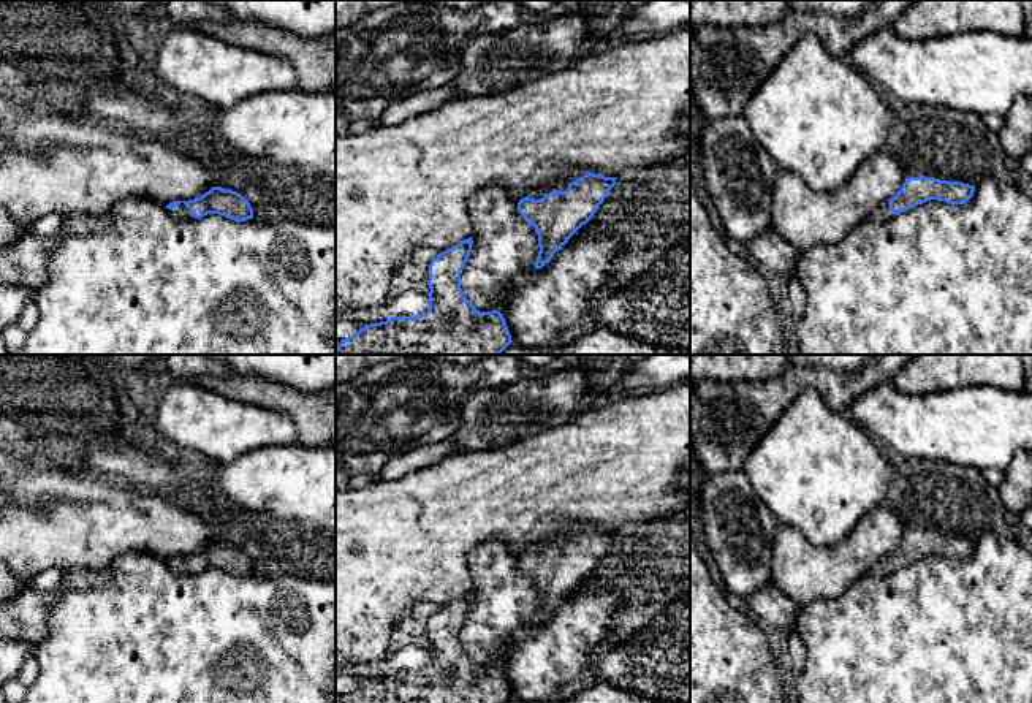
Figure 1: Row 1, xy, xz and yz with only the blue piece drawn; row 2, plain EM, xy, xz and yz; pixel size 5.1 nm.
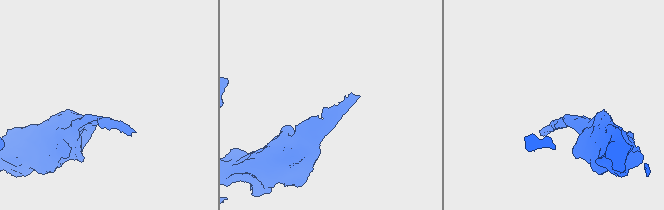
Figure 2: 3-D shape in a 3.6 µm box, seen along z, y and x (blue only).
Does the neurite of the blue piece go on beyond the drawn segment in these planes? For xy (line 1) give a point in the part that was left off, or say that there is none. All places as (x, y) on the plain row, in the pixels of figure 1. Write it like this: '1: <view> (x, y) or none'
1: xy (182, 567)

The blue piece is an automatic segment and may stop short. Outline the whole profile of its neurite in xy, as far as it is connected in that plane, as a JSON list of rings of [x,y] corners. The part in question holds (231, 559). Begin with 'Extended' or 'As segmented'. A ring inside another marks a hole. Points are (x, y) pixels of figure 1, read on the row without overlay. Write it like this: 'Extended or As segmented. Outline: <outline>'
Extended. Outline: [[[212,542],[203,551],[188,556],[173,556],[166,560],[174,573],[195,575],[207,568],[218,568],[234,576],[253,573],[250,557],[237,546]]]

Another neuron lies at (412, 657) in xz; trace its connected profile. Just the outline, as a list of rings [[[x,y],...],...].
[[[408,644],[394,649],[385,660],[378,662],[348,662],[336,659],[336,674],[361,674],[367,678],[386,676],[391,671],[416,671],[429,665],[429,651],[421,646]]]

